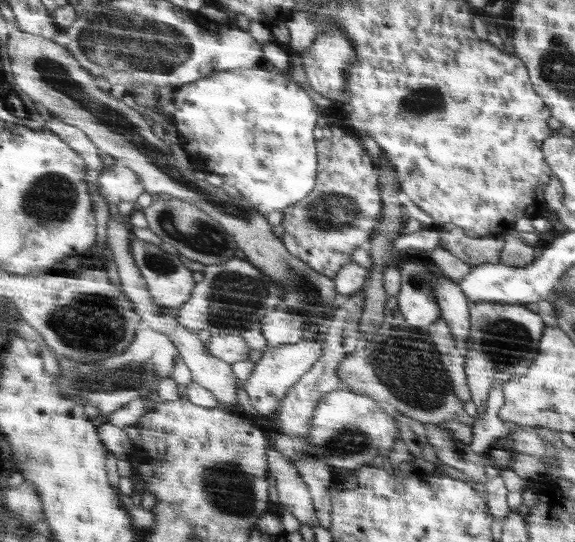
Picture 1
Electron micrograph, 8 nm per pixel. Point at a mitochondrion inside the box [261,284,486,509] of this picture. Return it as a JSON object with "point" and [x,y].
{"point":[406,360]}

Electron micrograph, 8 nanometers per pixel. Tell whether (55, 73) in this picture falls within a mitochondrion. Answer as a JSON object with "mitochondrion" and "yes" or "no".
{"mitochondrion":"yes"}

